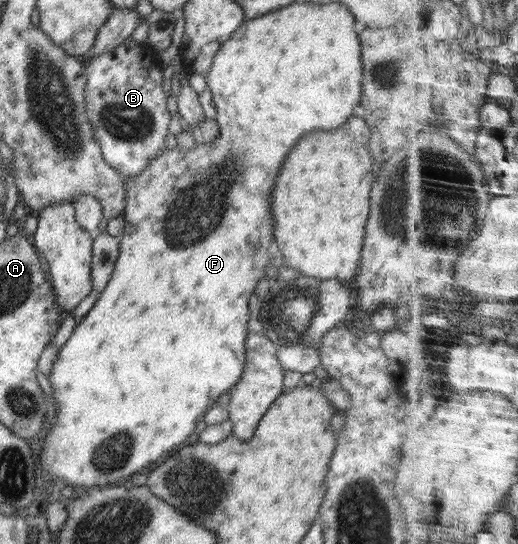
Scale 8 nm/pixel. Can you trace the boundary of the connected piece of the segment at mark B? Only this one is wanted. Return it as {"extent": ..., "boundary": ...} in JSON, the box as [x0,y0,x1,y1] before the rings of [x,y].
{"extent":[84,36,171,177],"boundary":[[[131,36],[127,37],[122,44],[119,44],[113,51],[102,53],[101,55],[94,56],[89,62],[88,76],[86,79],[86,88],[84,93],[84,100],[87,111],[87,120],[91,122],[95,139],[100,145],[100,150],[103,159],[122,177],[139,175],[148,165],[152,159],[155,159],[164,149],[166,149],[166,137],[169,135],[169,124],[171,121],[171,114],[167,111],[166,106],[166,92],[162,88],[162,66],[157,60],[157,51],[155,51],[150,45],[140,44],[132,39]]]}

